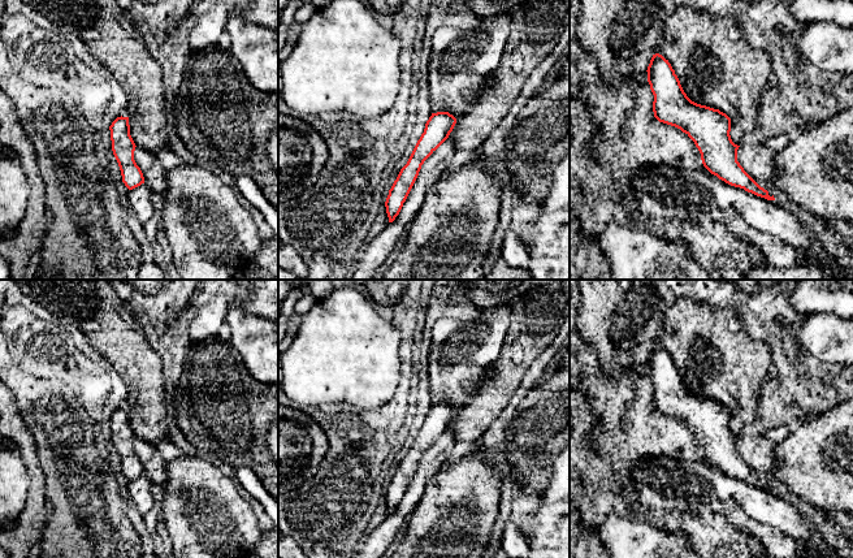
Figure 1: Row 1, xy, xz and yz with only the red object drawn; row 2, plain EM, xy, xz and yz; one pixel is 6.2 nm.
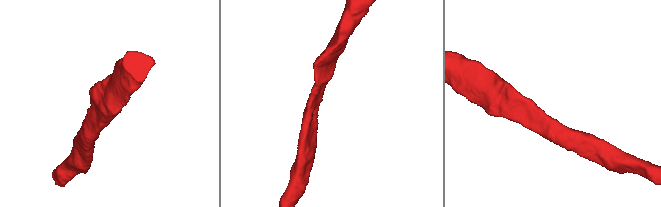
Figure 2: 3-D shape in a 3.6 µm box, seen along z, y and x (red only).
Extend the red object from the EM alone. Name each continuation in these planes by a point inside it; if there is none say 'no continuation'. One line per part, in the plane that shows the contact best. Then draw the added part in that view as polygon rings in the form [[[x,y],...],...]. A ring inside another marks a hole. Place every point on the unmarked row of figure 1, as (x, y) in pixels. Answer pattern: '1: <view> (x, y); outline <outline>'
no continuation

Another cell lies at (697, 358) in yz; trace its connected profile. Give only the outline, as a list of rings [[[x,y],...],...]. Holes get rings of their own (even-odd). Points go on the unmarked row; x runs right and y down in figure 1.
[[[727,308],[718,313],[719,332],[707,336],[692,336],[687,328],[662,329],[658,345],[675,362],[687,388],[701,397],[719,401],[731,410],[731,431],[740,437],[758,411],[761,389],[772,368],[771,350],[753,339],[744,329],[737,315]]]

